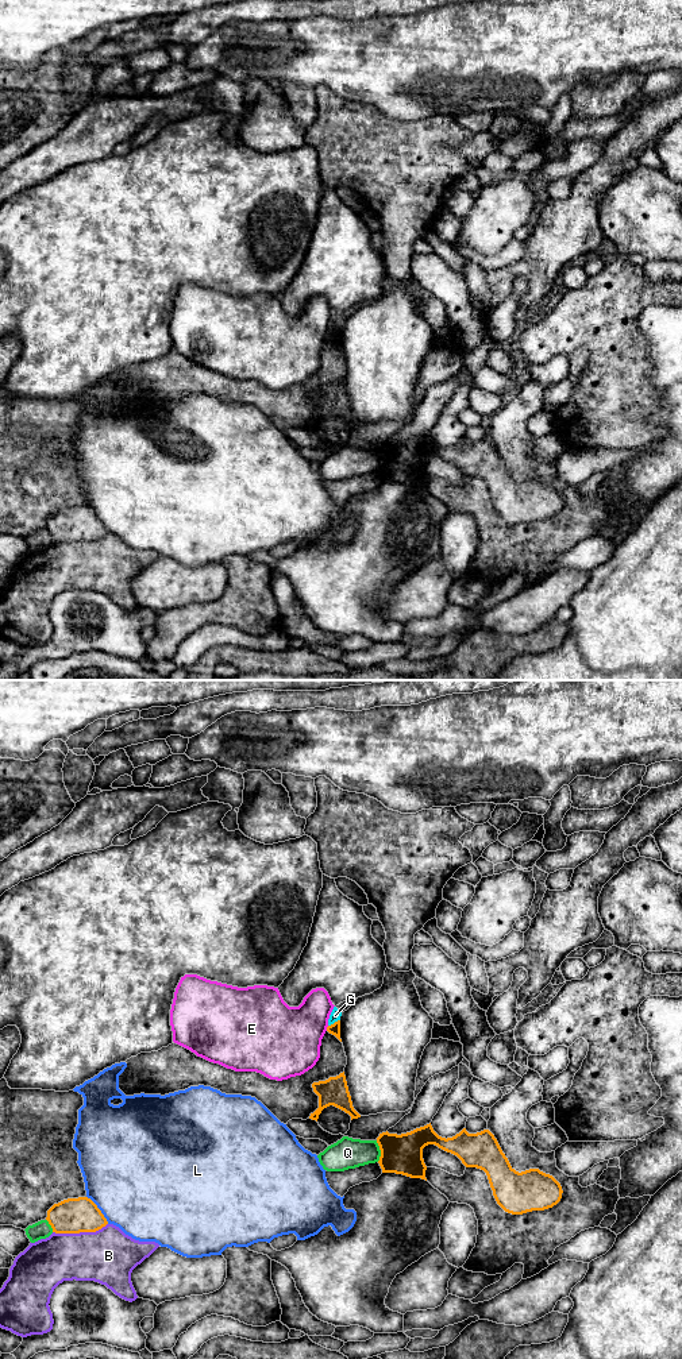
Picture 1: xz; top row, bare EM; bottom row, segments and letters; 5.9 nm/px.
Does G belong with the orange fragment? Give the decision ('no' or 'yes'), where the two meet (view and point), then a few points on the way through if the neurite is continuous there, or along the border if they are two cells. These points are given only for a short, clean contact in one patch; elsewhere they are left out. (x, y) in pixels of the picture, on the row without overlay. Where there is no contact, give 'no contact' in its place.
no | xz (335, 331) | along xz (339, 328), (328, 335)

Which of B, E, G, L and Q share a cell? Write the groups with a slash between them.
B / E / G / L / Q

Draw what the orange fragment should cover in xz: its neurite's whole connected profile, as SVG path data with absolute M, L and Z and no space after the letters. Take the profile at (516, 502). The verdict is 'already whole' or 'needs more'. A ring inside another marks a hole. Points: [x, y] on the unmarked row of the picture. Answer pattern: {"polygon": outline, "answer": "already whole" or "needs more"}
{"polygon": "M429 432L401 444L382 441L377 452L381 459L378 472L382 482L425 490L427 475L423 468L425 455L435 453L456 464L466 476L477 476L486 482L497 513L512 524L544 520L562 507L562 495L552 484L539 478L516 480L489 439L469 443L463 437L446 448L439 445Z", "answer": "already whole"}

